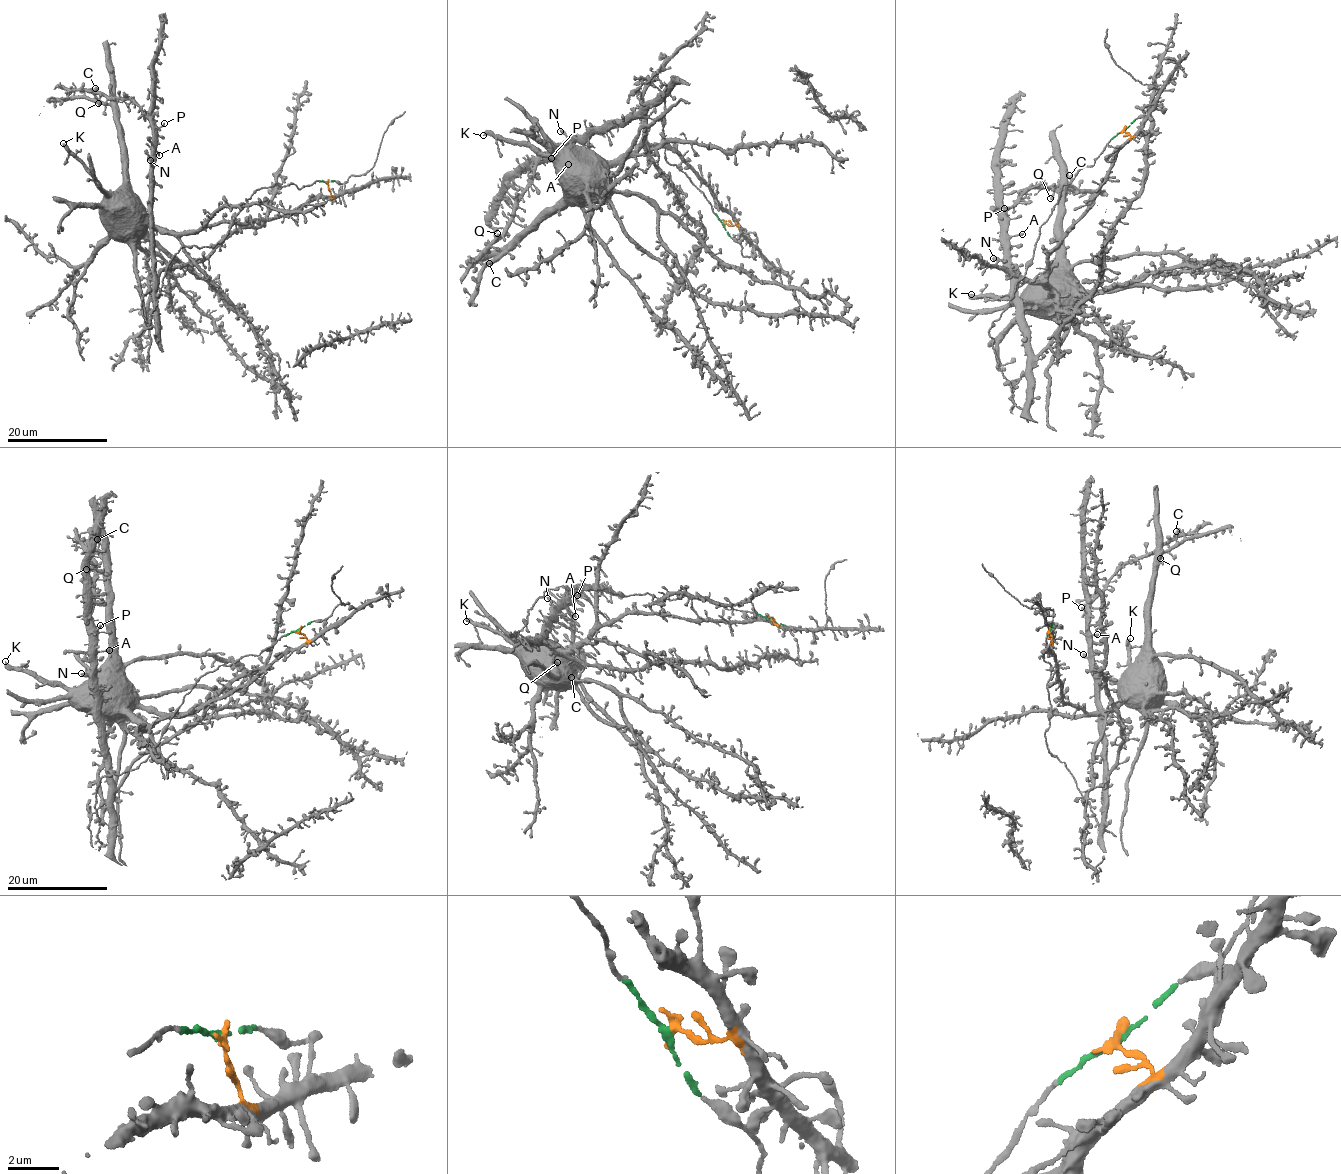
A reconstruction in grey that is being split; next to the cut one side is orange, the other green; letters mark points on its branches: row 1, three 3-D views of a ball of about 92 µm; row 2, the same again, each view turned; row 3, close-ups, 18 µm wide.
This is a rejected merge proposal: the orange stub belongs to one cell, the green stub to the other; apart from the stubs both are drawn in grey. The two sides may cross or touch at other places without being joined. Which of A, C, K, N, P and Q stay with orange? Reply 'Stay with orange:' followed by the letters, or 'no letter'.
Stay with orange: C, K

